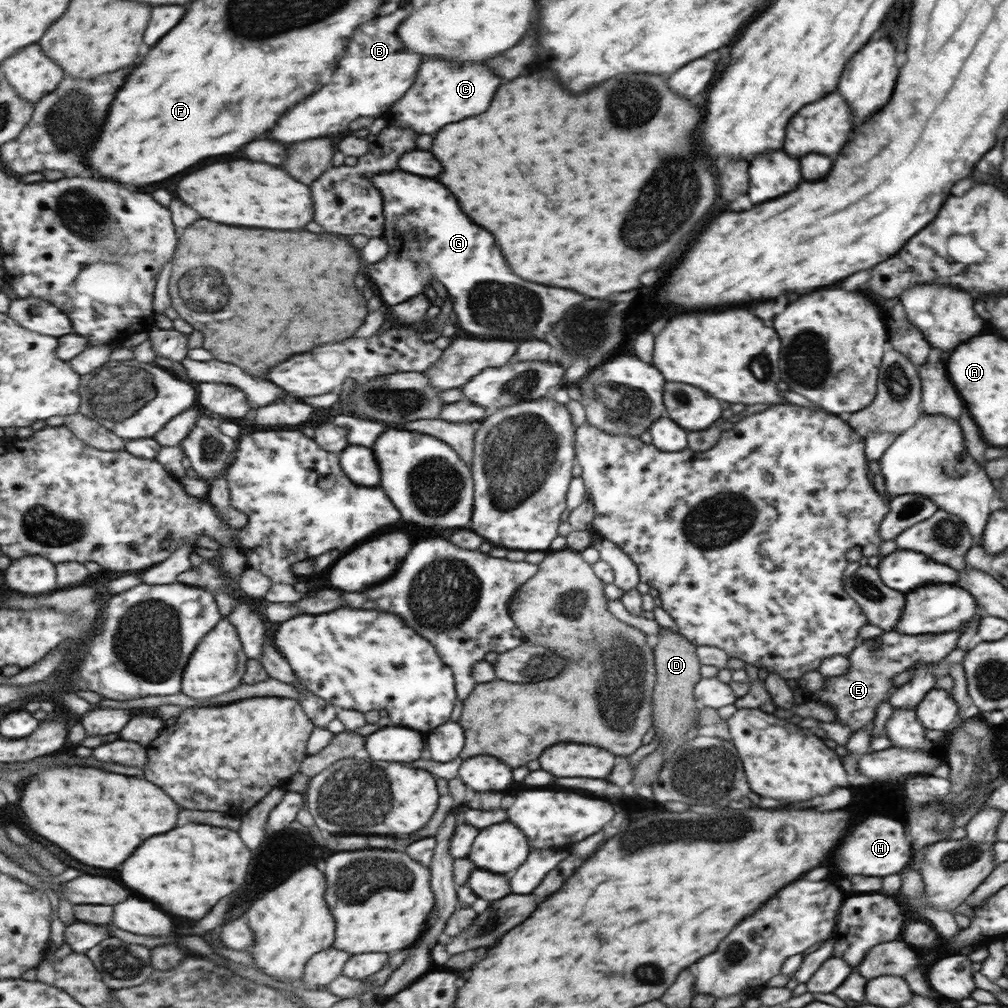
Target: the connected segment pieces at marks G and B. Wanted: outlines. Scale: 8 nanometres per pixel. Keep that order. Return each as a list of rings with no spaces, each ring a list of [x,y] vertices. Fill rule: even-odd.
[[[403,170],[383,172],[371,180],[385,200],[387,232],[383,238],[391,248],[387,258],[369,265],[369,278],[375,294],[389,308],[425,292],[427,282],[431,286],[431,280],[438,281],[453,298],[465,330],[499,336],[501,340],[541,340],[569,310],[567,304],[579,304],[583,300],[573,290],[539,286],[519,278],[509,268],[495,236],[471,222],[453,192],[441,182]],[[521,288],[525,288],[525,294],[521,294]]]
[[[399,10],[367,24],[367,28],[363,28],[363,32],[355,36],[357,50],[355,44],[351,44],[351,52],[347,52],[347,56],[343,58],[339,76],[335,76],[335,84],[321,88],[313,98],[309,96],[307,100],[291,108],[291,112],[283,116],[283,122],[279,120],[279,128],[275,128],[269,138],[281,142],[301,142],[309,138],[337,134],[361,116],[383,116],[383,112],[387,112],[414,86],[419,68],[424,63],[423,56],[409,52],[397,36],[397,28],[407,16],[407,10]]]

